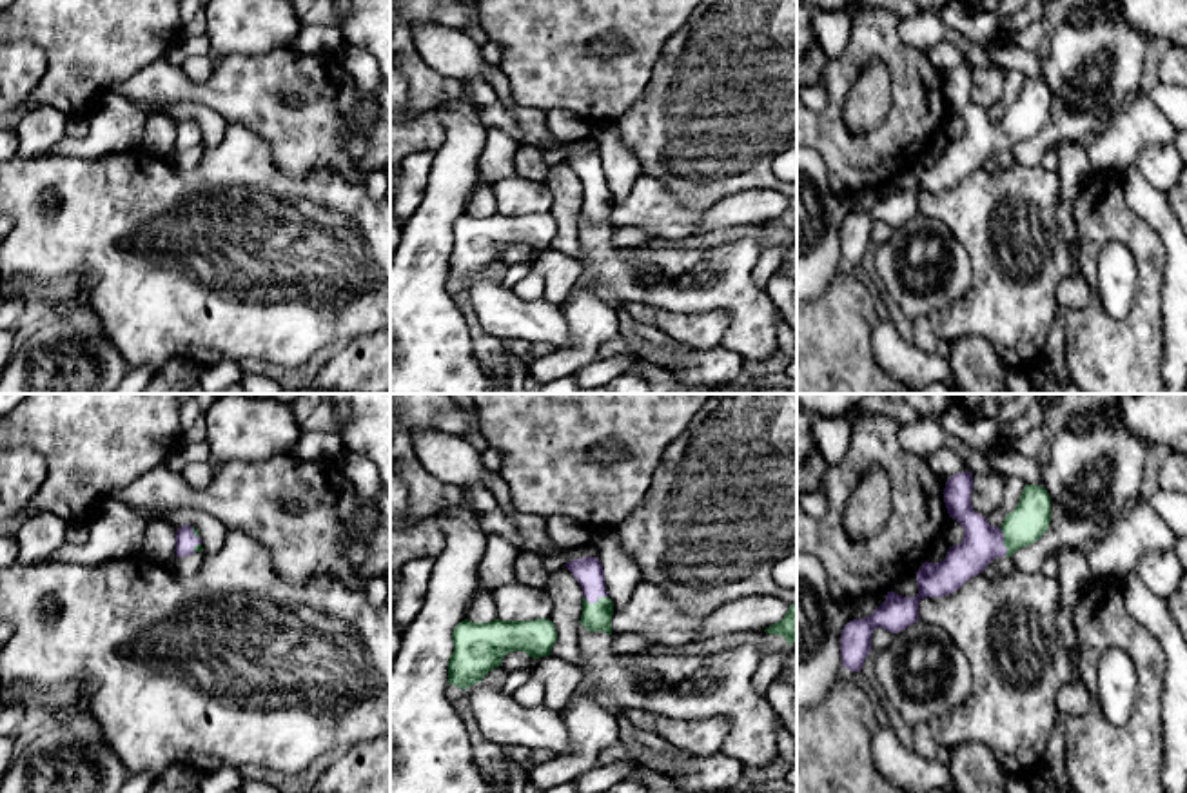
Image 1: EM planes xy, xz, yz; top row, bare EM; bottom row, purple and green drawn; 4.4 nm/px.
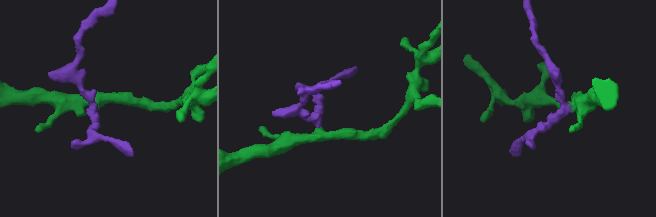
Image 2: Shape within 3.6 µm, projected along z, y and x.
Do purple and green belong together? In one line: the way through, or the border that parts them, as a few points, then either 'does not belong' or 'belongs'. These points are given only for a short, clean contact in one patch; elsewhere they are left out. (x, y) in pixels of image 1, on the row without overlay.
way xz (588, 166), (594, 195), (596, 211); belongs

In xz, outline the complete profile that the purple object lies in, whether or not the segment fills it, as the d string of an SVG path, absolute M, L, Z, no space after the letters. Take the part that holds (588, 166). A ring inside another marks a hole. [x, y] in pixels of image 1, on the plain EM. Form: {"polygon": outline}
{"polygon": "M597 151L574 152L564 158L583 181L581 218L588 225L612 229L613 198L604 178L604 163Z"}

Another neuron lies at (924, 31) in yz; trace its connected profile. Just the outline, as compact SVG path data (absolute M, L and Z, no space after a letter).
M922 13L913 18L900 18L898 33L906 44L924 53L933 51L940 42L949 42L962 49L973 69L996 65L984 45L947 29L938 13Z

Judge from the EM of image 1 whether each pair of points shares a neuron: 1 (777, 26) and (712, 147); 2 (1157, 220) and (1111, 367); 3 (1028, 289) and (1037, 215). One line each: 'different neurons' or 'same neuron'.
1: same neuron
2: different neurons
3: same neuron

